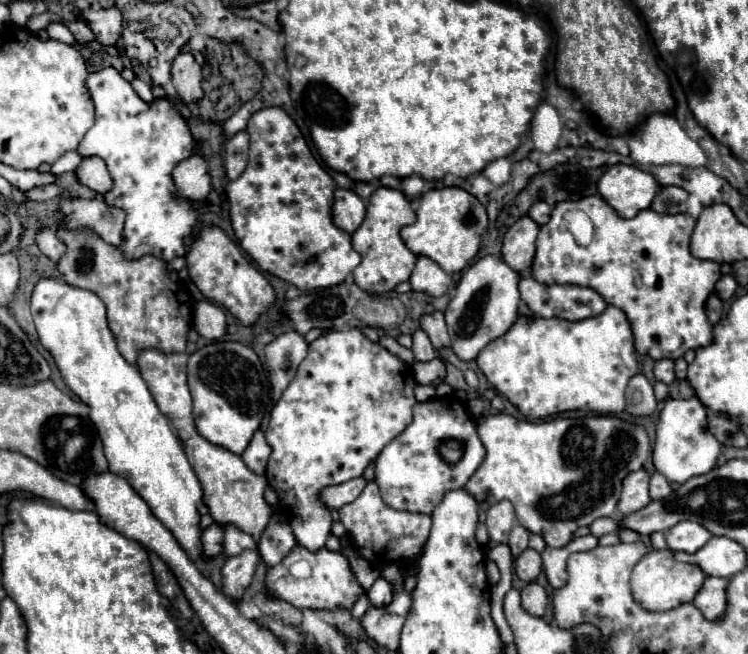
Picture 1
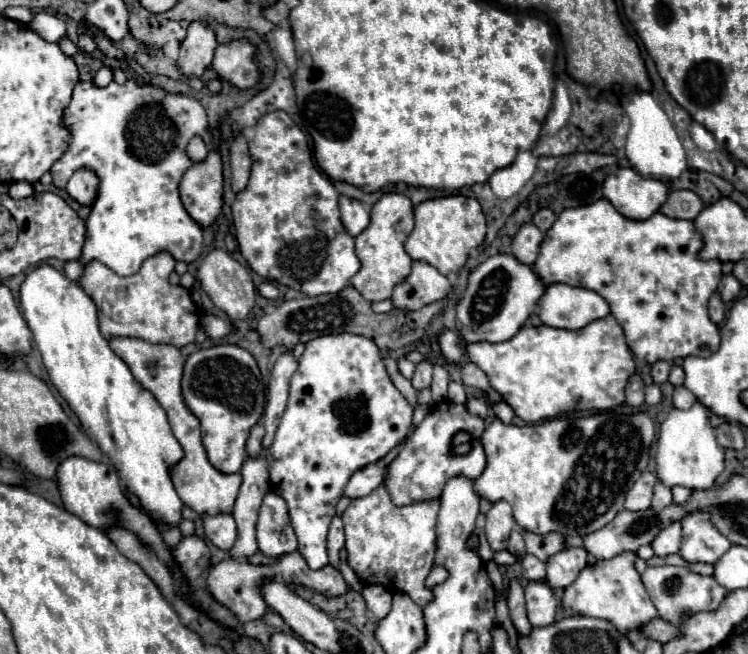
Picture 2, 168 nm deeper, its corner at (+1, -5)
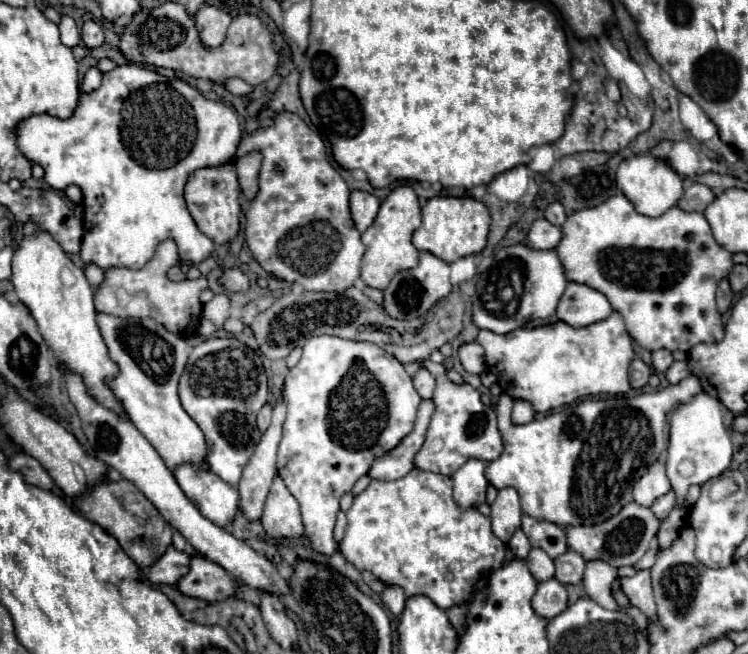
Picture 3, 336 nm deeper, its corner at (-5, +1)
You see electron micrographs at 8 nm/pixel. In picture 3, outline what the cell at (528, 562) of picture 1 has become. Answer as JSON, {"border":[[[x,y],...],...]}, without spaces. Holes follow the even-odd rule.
{"border":[[[532,548],[526,558],[526,564],[538,582],[554,578],[554,562],[542,548]]]}

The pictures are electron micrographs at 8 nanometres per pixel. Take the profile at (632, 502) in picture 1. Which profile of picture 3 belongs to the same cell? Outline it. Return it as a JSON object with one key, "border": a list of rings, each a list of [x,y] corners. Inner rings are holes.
{"border":[[[654,462],[648,472],[634,484],[634,502],[652,506],[652,502],[670,492],[670,482],[664,470],[664,462]]]}

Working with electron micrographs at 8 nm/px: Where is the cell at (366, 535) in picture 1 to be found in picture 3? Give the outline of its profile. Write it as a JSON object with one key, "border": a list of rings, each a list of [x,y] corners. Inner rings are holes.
{"border":[[[414,468],[410,474],[406,474],[404,478],[400,480],[392,480],[392,482],[386,482],[386,480],[372,480],[368,484],[368,488],[358,494],[354,498],[354,504],[350,506],[350,510],[346,512],[348,516],[348,528],[346,528],[346,534],[344,534],[344,540],[340,542],[340,552],[344,554],[344,558],[354,564],[360,572],[362,570],[370,570],[380,582],[384,582],[386,586],[400,586],[406,596],[416,596],[416,594],[422,594],[422,596],[428,596],[436,606],[440,606],[442,610],[448,610],[452,606],[462,606],[466,602],[470,602],[476,594],[476,582],[480,580],[480,576],[490,576],[494,570],[498,570],[502,564],[504,564],[504,556],[506,556],[506,544],[502,540],[498,540],[494,534],[492,534],[492,528],[490,528],[490,520],[480,514],[476,508],[460,508],[454,498],[452,498],[452,480],[450,476],[444,476],[444,474],[436,474],[436,472],[426,472],[426,470],[418,470]]]}

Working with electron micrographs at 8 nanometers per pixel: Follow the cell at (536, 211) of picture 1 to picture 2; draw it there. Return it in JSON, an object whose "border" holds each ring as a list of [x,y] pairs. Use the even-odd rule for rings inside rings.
{"border":[[[542,208],[542,210],[538,210],[538,212],[534,214],[532,224],[538,226],[542,232],[546,232],[546,230],[554,224],[554,220],[556,220],[556,214],[554,214],[552,210],[548,210],[548,208]]]}

